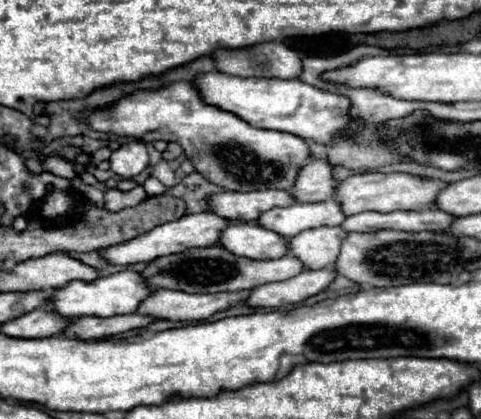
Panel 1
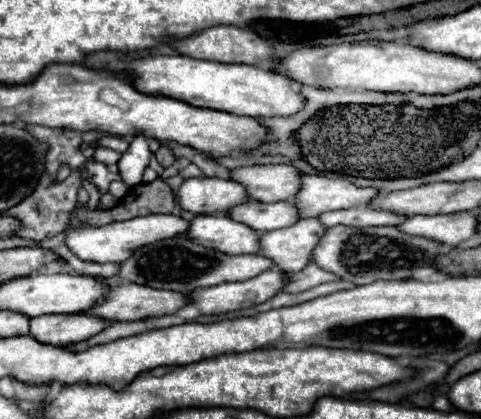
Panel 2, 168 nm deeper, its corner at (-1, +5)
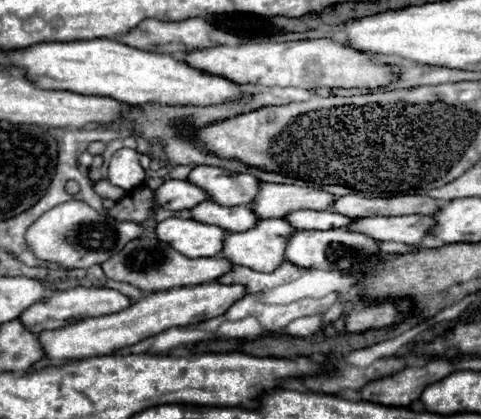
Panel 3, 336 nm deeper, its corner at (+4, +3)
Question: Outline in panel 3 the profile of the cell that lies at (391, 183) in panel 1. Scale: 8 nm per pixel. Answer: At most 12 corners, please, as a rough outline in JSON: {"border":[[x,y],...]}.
{"border":[[258,184],[252,212],[282,218],[330,210],[336,196],[292,184]]}

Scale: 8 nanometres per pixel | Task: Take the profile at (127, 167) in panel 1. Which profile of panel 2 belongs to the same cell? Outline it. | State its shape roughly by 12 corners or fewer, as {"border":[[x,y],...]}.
{"border":[[143,134],[135,136],[119,160],[127,186],[141,184],[151,150]]}

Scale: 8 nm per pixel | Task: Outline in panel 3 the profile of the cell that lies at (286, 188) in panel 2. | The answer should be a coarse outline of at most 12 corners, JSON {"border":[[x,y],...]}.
{"border":[[194,166],[186,180],[222,206],[248,206],[252,174]]}

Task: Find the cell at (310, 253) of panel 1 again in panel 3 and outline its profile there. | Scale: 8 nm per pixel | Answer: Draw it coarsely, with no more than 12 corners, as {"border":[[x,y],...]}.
{"border":[[258,220],[226,234],[222,256],[272,272],[284,262],[292,226]]}

